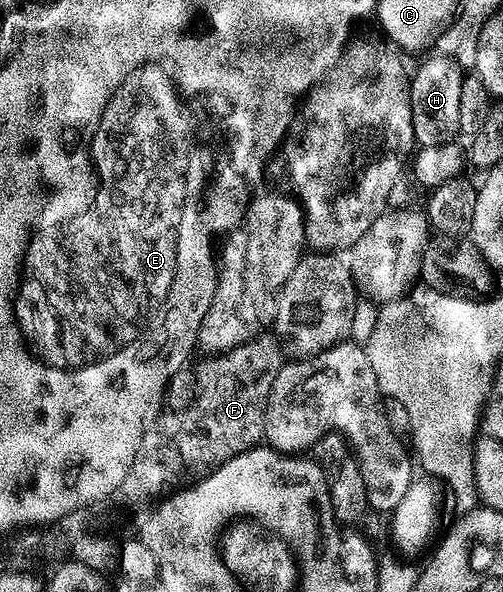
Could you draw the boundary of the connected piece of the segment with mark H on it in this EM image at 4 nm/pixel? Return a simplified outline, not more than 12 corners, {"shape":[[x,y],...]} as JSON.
{"shape":[[427,58],[409,82],[413,140],[459,133],[463,69]]}

